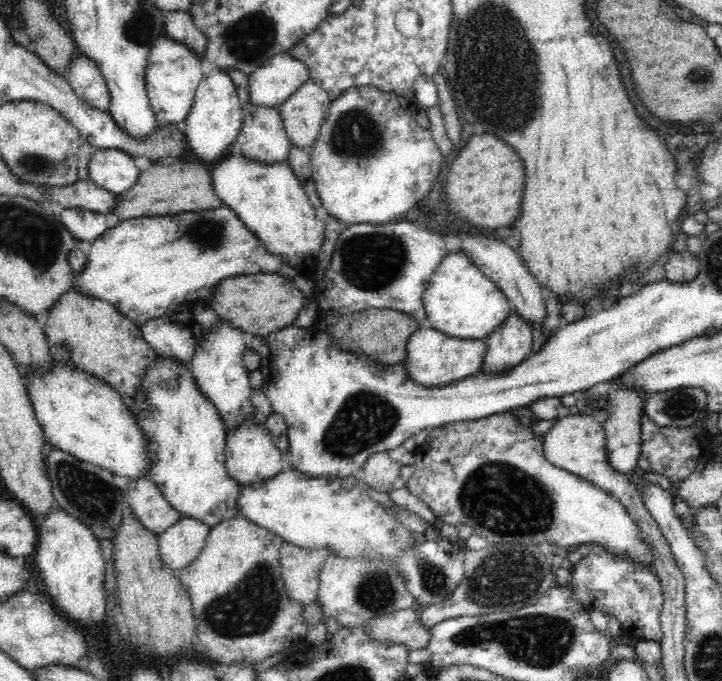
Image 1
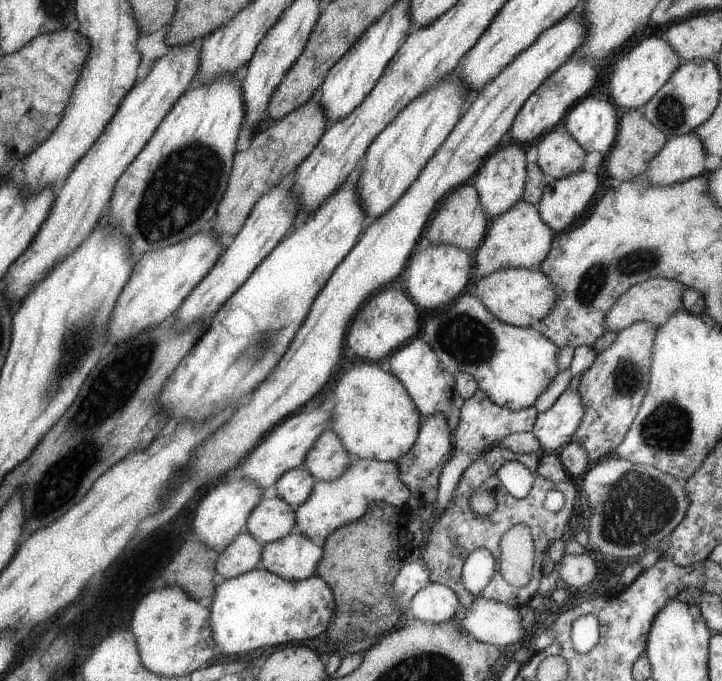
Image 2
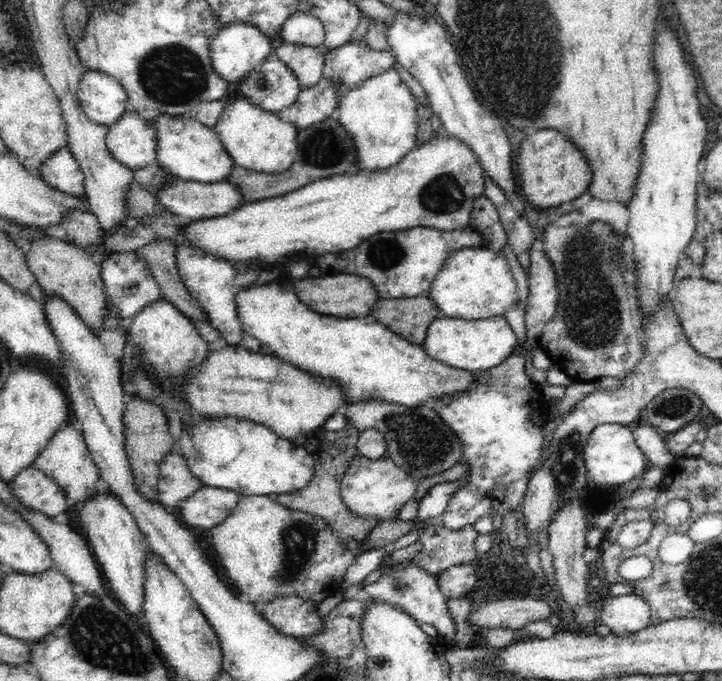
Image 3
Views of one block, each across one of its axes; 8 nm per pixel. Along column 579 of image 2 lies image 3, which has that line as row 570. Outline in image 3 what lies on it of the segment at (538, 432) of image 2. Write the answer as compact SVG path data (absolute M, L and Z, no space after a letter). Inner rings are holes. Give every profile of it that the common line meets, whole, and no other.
M412 561L409 565L402 565L390 574L383 574L376 582L363 586L360 596L368 599L376 598L378 601L397 605L413 616L419 624L425 622L431 624L437 629L439 635L442 635L446 640L452 640L456 633L456 625L449 613L446 597L442 595L442 591L437 586L438 582L436 576L418 567L418 565L414 565L414 561Z

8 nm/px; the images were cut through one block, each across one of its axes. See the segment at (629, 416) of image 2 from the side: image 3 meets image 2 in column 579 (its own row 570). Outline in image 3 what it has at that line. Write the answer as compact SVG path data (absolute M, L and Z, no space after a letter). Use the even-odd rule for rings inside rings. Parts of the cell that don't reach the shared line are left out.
M472 525L464 526L461 530L452 531L448 528L442 526L442 530L438 528L438 531L426 530L423 532L420 538L420 544L422 545L422 550L416 554L416 557L411 559L407 563L399 563L397 565L390 565L386 557L380 560L378 568L387 568L384 570L383 574L390 574L394 570L398 570L402 565L409 565L414 561L414 565L423 568L427 572L430 572L433 576L440 576L444 570L447 570L449 566L457 564L466 564L470 562L475 562L479 553L477 552L477 537L479 532L476 531Z

